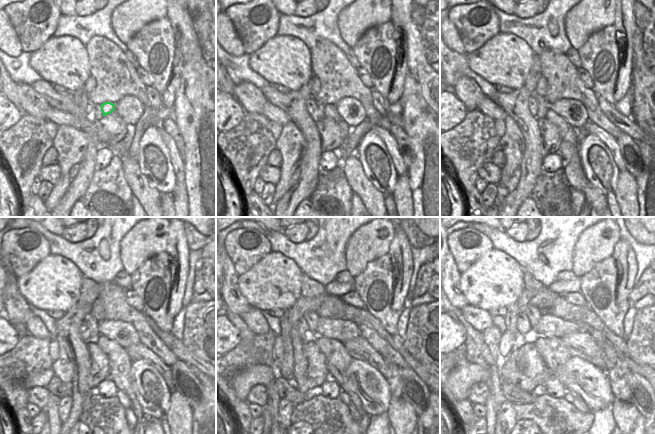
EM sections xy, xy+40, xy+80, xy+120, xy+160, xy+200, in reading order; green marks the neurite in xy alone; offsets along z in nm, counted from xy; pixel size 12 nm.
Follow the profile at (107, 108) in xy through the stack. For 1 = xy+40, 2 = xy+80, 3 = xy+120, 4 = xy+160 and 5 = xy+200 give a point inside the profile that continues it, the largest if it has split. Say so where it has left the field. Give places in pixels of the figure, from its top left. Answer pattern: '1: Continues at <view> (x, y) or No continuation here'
1: Continues at xy+40 (330, 111)
2: Continues at xy+80 (569, 147)
3: Continues at xy+120 (119, 362)
4: Continues at xy+160 (338, 360)
5: Continues at xy+200 (552, 350)

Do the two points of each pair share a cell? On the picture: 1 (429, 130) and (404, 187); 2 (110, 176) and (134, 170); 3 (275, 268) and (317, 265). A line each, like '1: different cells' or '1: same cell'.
1: different cells
2: different cells
3: different cells

